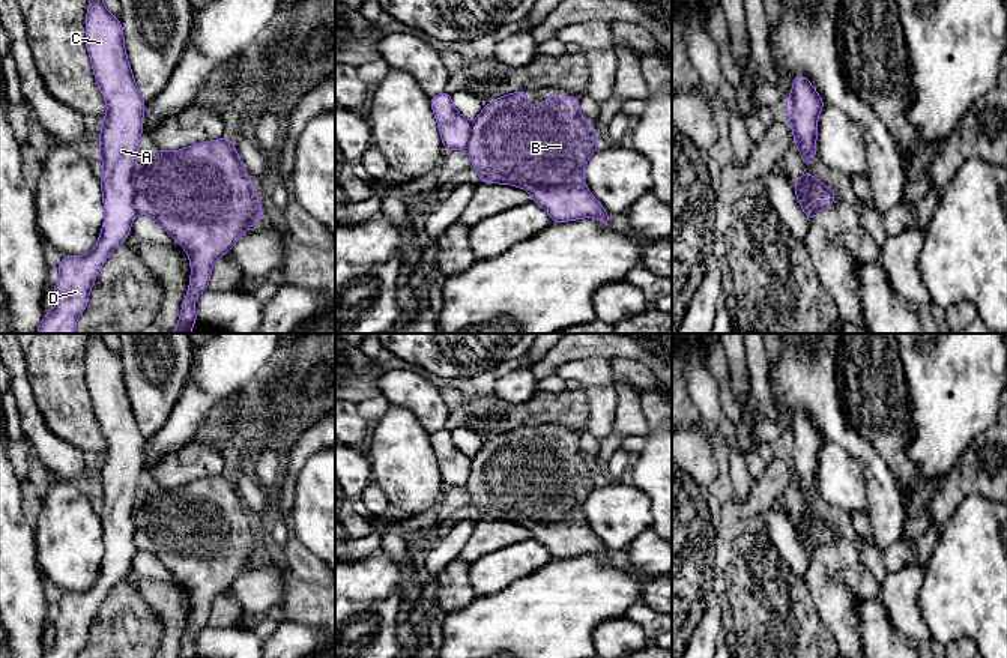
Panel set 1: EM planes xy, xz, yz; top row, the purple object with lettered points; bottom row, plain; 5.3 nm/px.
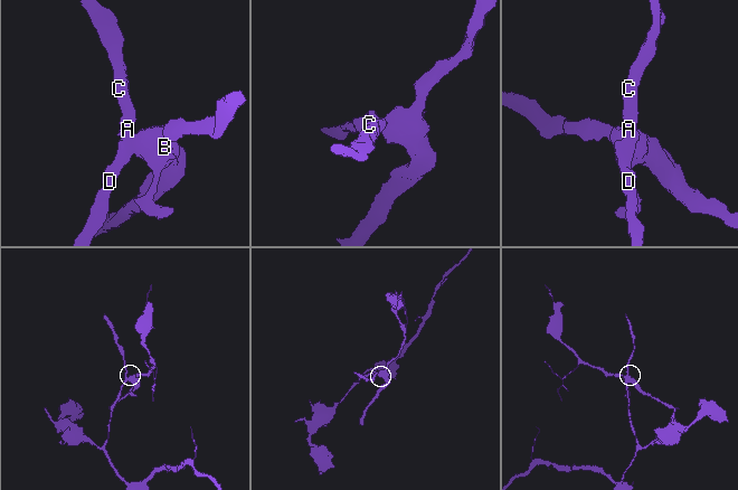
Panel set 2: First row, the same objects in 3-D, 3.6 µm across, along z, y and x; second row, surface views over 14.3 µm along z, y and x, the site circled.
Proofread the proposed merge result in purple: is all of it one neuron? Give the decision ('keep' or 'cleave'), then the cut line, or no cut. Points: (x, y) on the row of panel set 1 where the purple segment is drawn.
cleave; cut in xy along (133, 173), (134, 209), (137, 212)

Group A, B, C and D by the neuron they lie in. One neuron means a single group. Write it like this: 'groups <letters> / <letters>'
groups A C D / B

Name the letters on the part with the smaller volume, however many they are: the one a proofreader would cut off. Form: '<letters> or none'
B

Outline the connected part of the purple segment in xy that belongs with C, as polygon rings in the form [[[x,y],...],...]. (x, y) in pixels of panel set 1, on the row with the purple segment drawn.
[[[90,0],[86,14],[86,47],[95,80],[107,102],[107,116],[99,134],[99,158],[104,173],[99,179],[105,218],[96,246],[86,255],[63,255],[59,263],[59,278],[54,284],[56,306],[45,312],[36,334],[75,334],[80,314],[87,308],[92,285],[110,252],[120,246],[131,233],[135,210],[135,188],[132,182],[135,156],[143,135],[146,101],[135,84],[125,50],[123,26],[113,17],[104,0]]]

